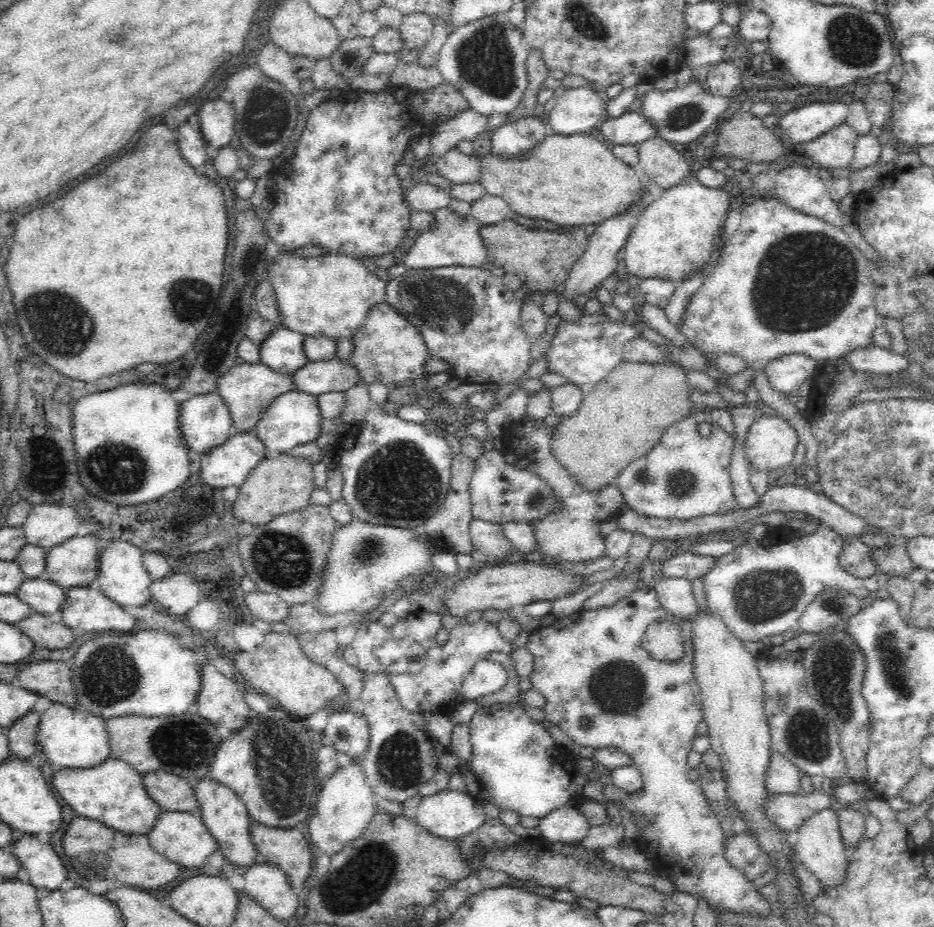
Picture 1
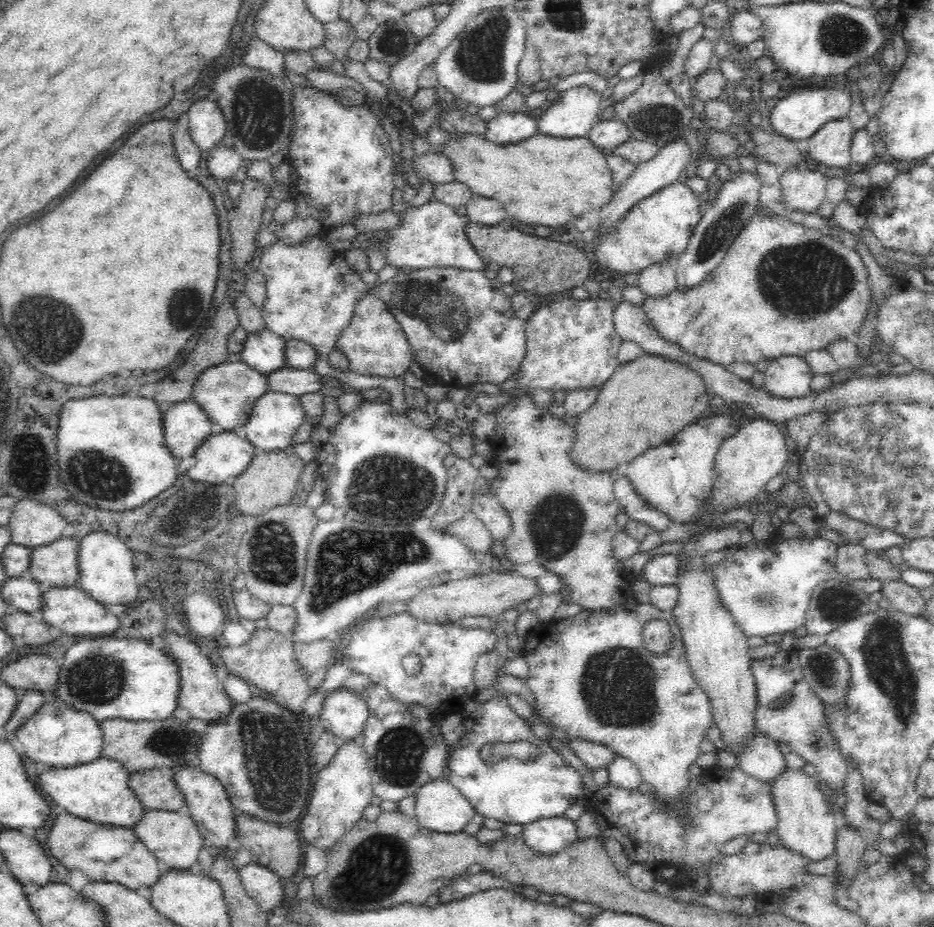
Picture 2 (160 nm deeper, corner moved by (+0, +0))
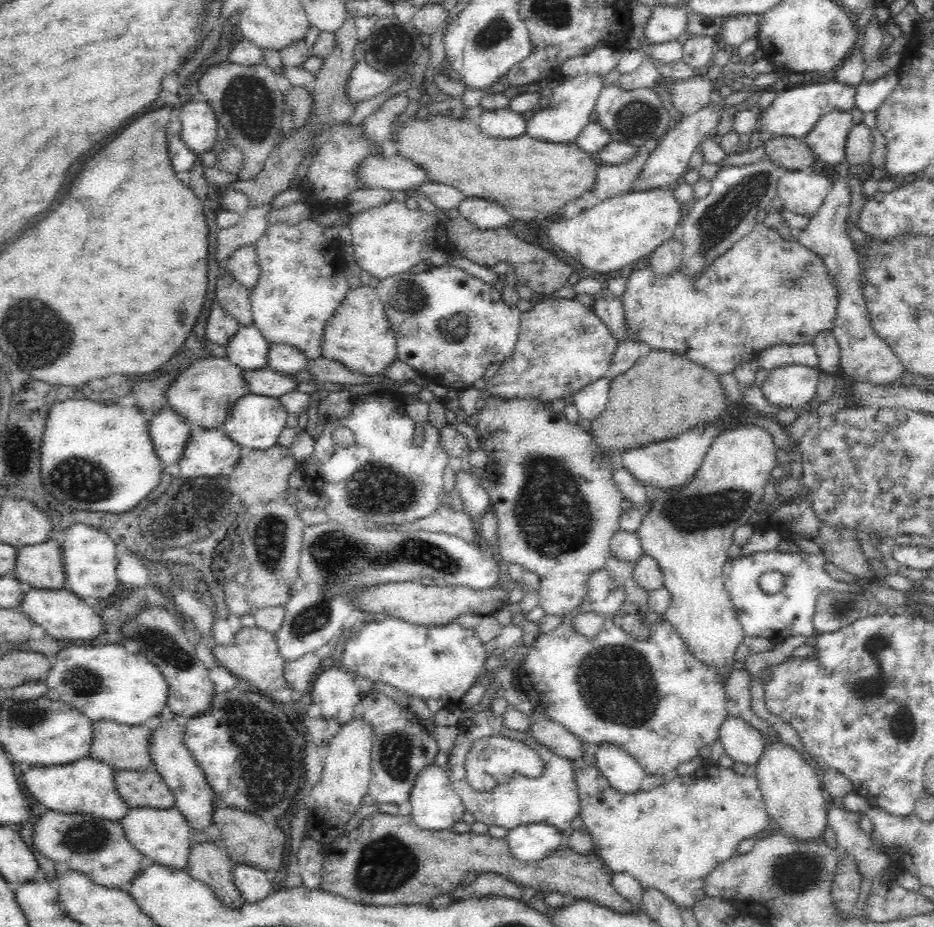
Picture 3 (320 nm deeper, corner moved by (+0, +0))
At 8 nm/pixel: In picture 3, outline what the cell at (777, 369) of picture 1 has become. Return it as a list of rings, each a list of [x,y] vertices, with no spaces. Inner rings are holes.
[[[785,364],[784,366],[769,370],[760,388],[768,401],[772,402],[775,406],[782,406],[783,408],[802,408],[810,403],[811,398],[814,398],[820,373],[820,369],[810,368],[803,364]]]

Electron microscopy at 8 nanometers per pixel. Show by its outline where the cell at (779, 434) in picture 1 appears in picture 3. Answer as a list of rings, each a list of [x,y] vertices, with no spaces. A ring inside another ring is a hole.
[[[746,424],[736,430],[722,432],[721,436],[712,442],[696,478],[688,486],[684,486],[682,490],[652,490],[652,508],[645,514],[644,522],[636,530],[646,555],[656,558],[662,567],[664,587],[672,595],[664,618],[675,626],[695,660],[699,660],[708,670],[713,670],[722,685],[726,684],[726,680],[734,672],[734,654],[746,633],[724,588],[721,572],[729,559],[733,532],[743,524],[753,523],[758,512],[764,507],[764,488],[770,480],[774,466],[778,466],[776,447],[774,436],[762,426]]]

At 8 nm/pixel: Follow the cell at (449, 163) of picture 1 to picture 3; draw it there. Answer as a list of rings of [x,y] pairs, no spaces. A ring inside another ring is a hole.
[[[384,152],[380,156],[368,156],[360,168],[358,177],[366,181],[368,188],[390,190],[413,190],[430,181],[428,169],[412,158]]]

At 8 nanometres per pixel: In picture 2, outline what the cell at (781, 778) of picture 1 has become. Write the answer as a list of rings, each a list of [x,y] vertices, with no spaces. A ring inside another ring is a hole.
[[[760,733],[738,759],[738,767],[745,774],[770,785],[776,783],[789,768],[778,743]]]

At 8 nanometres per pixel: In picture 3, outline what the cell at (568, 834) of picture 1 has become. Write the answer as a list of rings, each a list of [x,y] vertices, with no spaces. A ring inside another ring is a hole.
[[[534,822],[510,829],[506,840],[514,857],[524,861],[546,858],[567,842],[561,828],[546,822]]]

